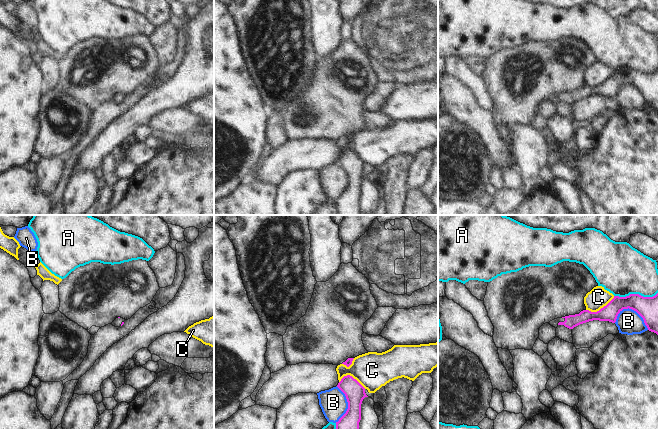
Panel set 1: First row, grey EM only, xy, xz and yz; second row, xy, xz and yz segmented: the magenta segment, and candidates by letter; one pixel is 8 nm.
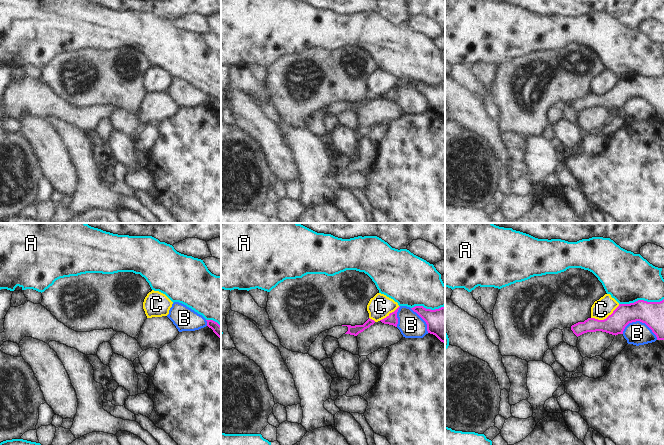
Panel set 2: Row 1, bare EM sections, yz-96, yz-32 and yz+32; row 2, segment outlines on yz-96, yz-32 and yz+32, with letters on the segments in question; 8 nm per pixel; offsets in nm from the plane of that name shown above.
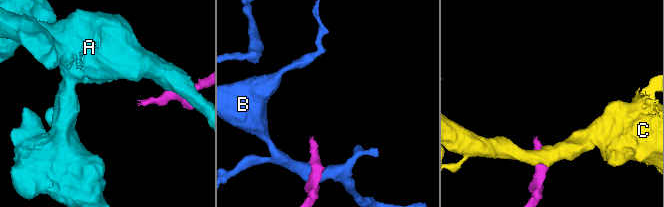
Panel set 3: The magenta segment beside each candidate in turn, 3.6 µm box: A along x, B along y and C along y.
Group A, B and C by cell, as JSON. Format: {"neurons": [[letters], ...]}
{"neurons": [["A"], ["B"], ["C"]]}

